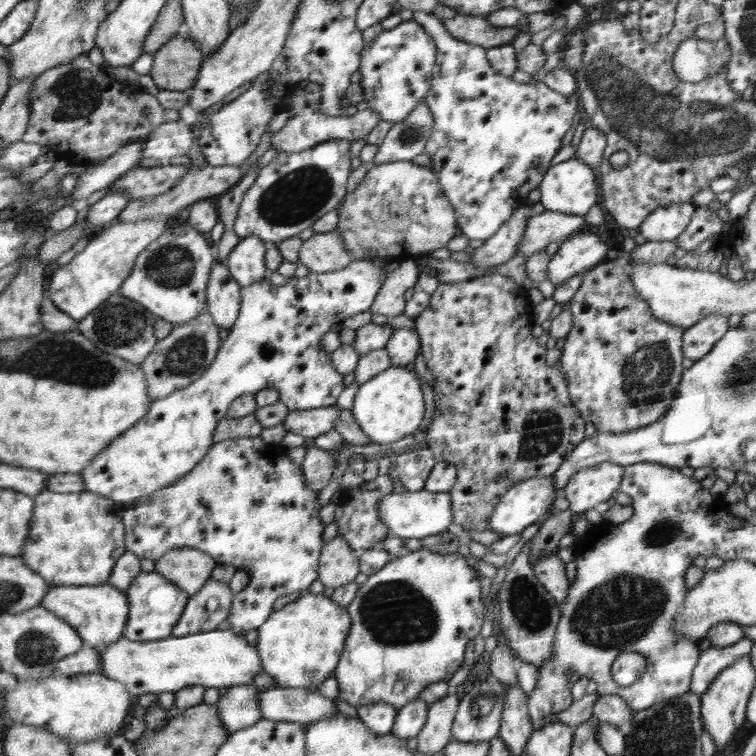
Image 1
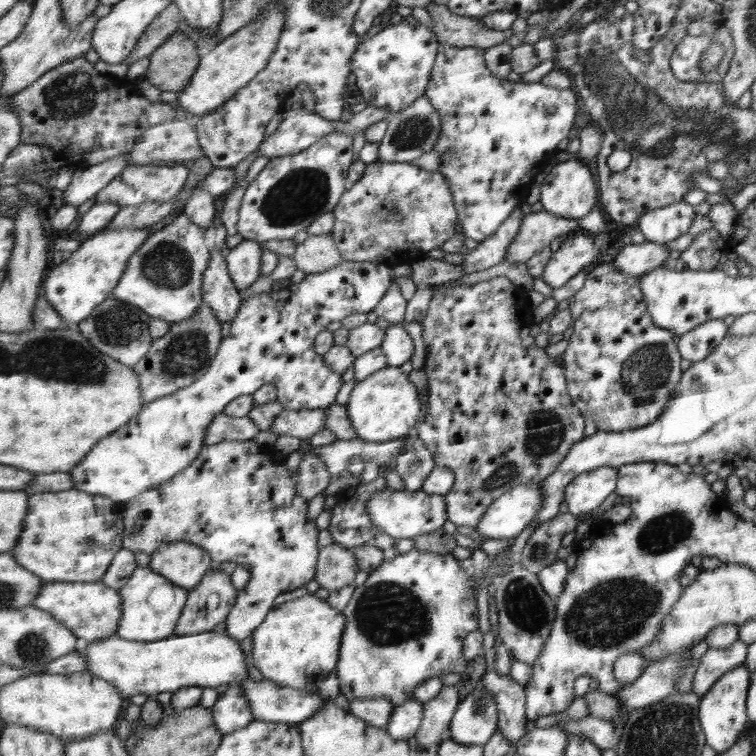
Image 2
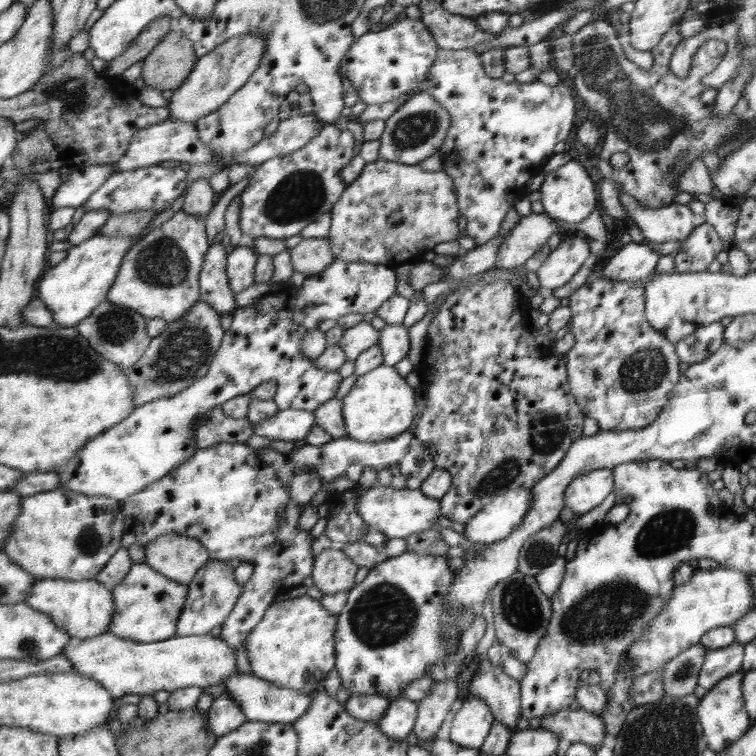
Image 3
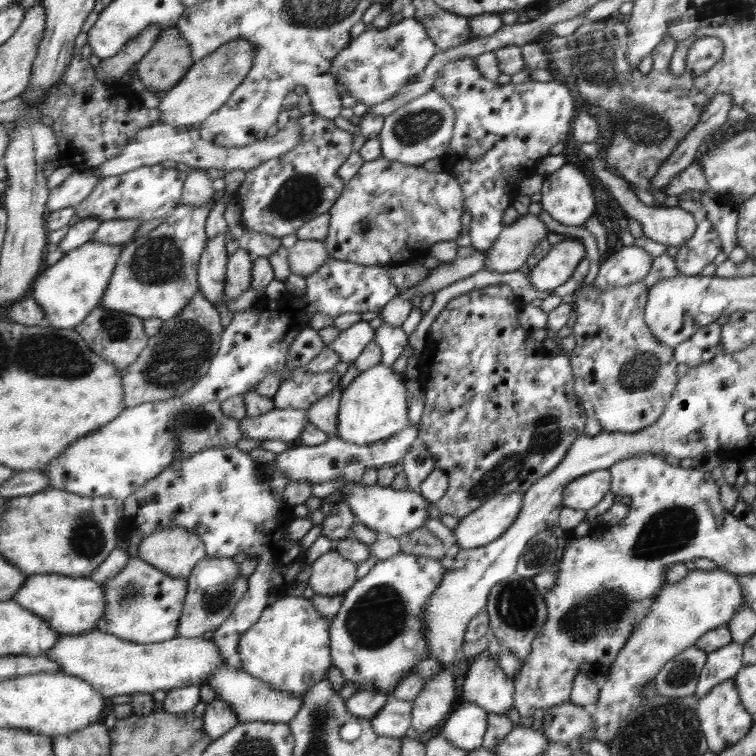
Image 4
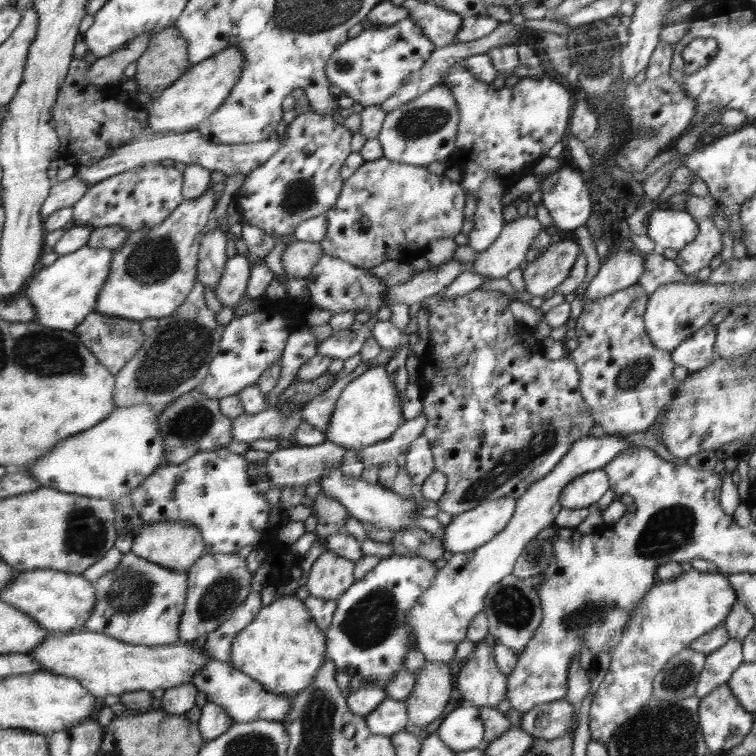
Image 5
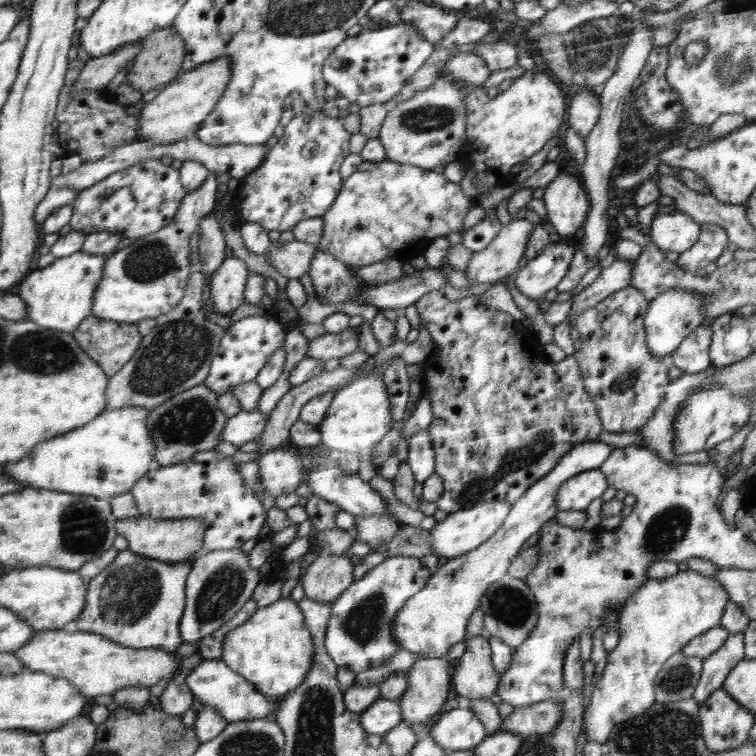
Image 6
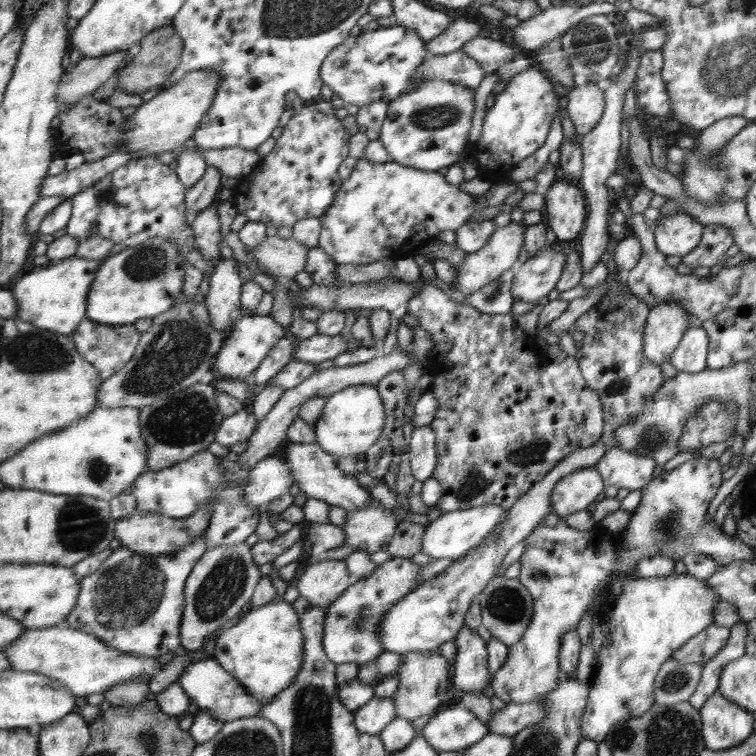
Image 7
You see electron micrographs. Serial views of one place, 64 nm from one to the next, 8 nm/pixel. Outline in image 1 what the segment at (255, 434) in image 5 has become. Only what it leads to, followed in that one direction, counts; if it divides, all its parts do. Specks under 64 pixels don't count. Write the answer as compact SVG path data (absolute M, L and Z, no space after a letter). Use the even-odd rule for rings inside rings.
M334 404L314 410L291 411L283 424L290 433L314 439L326 432L331 432L336 427L340 410L341 408Z

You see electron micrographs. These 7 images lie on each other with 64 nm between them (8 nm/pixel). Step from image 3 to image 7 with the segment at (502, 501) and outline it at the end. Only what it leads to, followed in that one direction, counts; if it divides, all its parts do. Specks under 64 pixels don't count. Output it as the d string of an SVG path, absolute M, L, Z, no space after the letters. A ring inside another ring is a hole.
M487 504L466 510L442 512L442 514L425 527L420 552L434 559L459 558L472 551L504 519L506 509L497 504Z

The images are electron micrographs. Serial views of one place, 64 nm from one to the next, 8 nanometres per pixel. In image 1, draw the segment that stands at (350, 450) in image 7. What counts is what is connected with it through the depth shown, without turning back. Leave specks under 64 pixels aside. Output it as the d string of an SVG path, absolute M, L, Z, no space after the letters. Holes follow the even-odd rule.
M392 366L358 386L352 402L352 415L374 443L379 445L394 443L412 434L422 424L422 418L426 414L422 387L410 370Z

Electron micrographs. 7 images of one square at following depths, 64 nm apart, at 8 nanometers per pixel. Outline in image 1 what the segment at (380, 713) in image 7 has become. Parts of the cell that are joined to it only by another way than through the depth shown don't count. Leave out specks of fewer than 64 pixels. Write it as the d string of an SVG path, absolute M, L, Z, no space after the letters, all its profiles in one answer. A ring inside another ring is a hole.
M418 698L410 704L402 707L397 714L397 720L393 724L390 734L401 739L414 738L424 728L424 722L428 714L428 706L425 700Z

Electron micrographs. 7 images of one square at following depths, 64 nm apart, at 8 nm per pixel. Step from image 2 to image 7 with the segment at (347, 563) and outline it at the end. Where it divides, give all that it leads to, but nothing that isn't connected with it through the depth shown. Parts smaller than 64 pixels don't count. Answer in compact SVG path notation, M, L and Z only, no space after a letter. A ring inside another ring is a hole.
M332 559L307 566L298 580L297 588L300 597L312 604L327 607L336 602L353 583L345 561Z

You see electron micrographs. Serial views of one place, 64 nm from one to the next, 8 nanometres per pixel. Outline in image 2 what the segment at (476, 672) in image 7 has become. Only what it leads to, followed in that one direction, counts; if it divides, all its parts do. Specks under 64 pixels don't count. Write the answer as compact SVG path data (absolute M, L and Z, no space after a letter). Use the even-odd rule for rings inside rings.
M486 670L480 684L494 695L500 706L500 726L502 734L513 745L524 738L526 731L526 695L524 687L510 676L500 675L496 670Z

